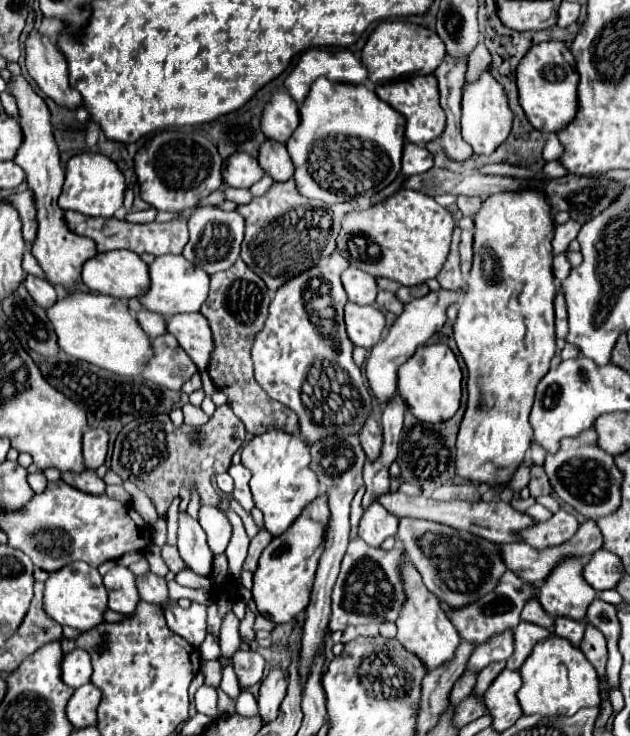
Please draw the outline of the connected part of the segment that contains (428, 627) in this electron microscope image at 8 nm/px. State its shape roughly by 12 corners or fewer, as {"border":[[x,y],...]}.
{"border":[[404,559],[402,647],[432,671],[454,657],[460,635]]}

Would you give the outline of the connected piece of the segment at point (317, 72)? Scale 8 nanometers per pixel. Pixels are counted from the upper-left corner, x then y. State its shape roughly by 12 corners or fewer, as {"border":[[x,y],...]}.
{"border":[[308,49],[284,85],[300,105],[312,83],[366,83],[348,49]]}

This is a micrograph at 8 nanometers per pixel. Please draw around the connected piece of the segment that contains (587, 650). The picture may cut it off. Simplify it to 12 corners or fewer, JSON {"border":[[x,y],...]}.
{"border":[[586,625],[580,651],[594,665],[606,689],[600,699],[608,699],[606,679],[606,639]]}

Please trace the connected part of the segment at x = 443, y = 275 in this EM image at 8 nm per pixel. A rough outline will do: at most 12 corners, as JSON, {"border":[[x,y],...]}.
{"border":[[460,229],[452,237],[450,255],[436,277],[442,289],[464,291],[458,269]]}

